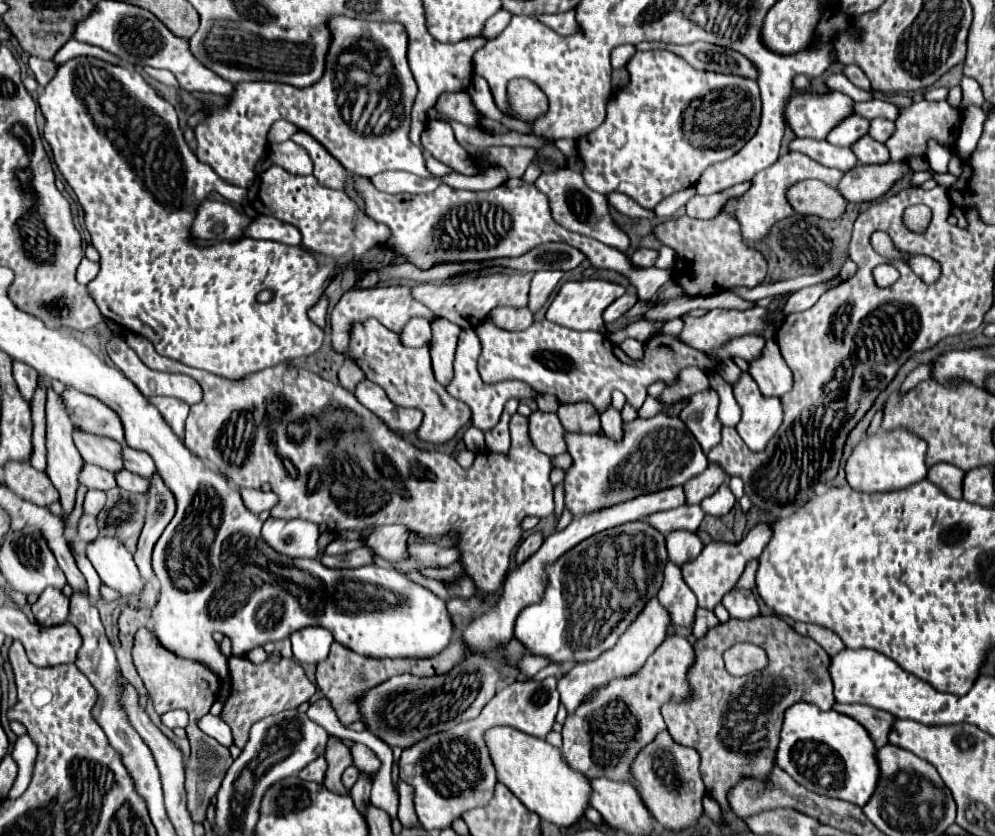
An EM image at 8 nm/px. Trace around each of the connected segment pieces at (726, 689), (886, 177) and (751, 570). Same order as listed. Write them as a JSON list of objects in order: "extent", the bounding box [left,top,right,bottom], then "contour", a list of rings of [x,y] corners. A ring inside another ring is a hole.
[{"extent":[661,615,835,811],"contour":[[[759,615],[749,621],[729,619],[727,623],[713,627],[705,639],[699,639],[695,649],[697,663],[693,663],[689,683],[693,683],[697,695],[693,695],[689,703],[667,703],[661,711],[671,737],[701,753],[701,773],[707,795],[711,795],[723,811],[731,811],[727,801],[729,789],[747,777],[765,781],[777,765],[777,745],[787,707],[799,701],[813,703],[823,711],[833,707],[835,695],[829,675],[831,657],[821,645],[795,633],[777,615]],[[741,641],[755,643],[767,651],[767,669],[745,677],[733,677],[725,669],[723,653]]]},{"extent":[839,163,915,203],"contour":[[[883,163],[883,165],[859,165],[845,173],[839,183],[841,195],[851,203],[877,201],[891,191],[891,187],[903,179],[911,177],[915,171],[907,163]]]},{"extent":[735,561,757,589],"contour":[[[751,561],[749,563],[749,567],[745,567],[745,571],[743,571],[743,575],[741,575],[741,579],[737,581],[737,585],[735,585],[735,589],[753,589],[755,587],[755,571],[757,571],[757,561]]]}]

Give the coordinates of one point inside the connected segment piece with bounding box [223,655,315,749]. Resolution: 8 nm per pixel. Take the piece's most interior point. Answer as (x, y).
(258, 690)

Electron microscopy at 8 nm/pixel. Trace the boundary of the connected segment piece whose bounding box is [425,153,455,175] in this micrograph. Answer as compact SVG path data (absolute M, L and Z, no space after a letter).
M425 153L425 159L427 159L427 165L429 165L429 169L431 169L433 175L451 175L451 173L455 173L449 165L439 163L439 161L437 161L435 157L431 157L429 153Z

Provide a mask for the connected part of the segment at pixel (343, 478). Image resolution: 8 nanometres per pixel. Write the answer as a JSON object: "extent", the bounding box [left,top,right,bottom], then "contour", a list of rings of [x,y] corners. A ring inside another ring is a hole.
{"extent":[125,332,567,619],"contour":[[[129,332],[125,340],[129,347],[137,353],[138,357],[147,365],[147,367],[151,367],[151,369],[155,369],[155,371],[167,371],[170,373],[187,373],[187,375],[191,375],[193,379],[197,379],[197,383],[201,383],[201,387],[203,387],[203,401],[201,403],[197,403],[197,405],[191,405],[191,413],[189,413],[189,417],[187,417],[187,425],[185,425],[185,445],[187,445],[187,449],[193,453],[193,455],[197,455],[197,457],[201,457],[207,465],[211,465],[215,471],[219,471],[221,475],[225,475],[227,479],[231,479],[233,483],[237,483],[239,487],[261,487],[263,483],[269,483],[271,485],[271,491],[279,497],[279,505],[275,505],[273,509],[271,509],[271,515],[273,517],[281,517],[281,519],[307,519],[307,521],[313,521],[313,523],[327,523],[329,525],[329,529],[331,531],[345,531],[345,529],[351,529],[351,531],[357,531],[357,533],[363,533],[363,531],[367,531],[367,529],[371,529],[371,527],[377,527],[377,525],[391,525],[391,523],[401,523],[401,525],[405,525],[409,531],[413,531],[413,533],[425,533],[425,535],[439,535],[439,533],[445,533],[445,531],[451,531],[451,529],[455,529],[455,531],[459,531],[461,533],[461,543],[459,543],[459,549],[461,549],[461,553],[463,553],[463,557],[461,557],[461,561],[463,561],[463,565],[465,565],[465,569],[467,569],[467,575],[471,575],[473,577],[473,581],[475,581],[475,585],[477,585],[477,593],[471,597],[471,599],[453,599],[453,601],[449,601],[447,603],[447,609],[449,609],[449,613],[451,615],[461,615],[463,619],[471,619],[473,615],[477,615],[479,613],[479,609],[481,609],[481,603],[483,603],[483,597],[485,597],[485,593],[493,593],[493,591],[497,591],[499,589],[499,585],[501,585],[501,581],[503,581],[503,577],[505,577],[505,573],[507,573],[507,567],[509,567],[509,559],[511,559],[511,551],[513,551],[513,547],[517,545],[517,541],[521,539],[521,533],[523,533],[523,529],[521,529],[521,521],[527,517],[527,515],[537,515],[537,517],[547,517],[547,515],[553,515],[553,511],[555,511],[555,503],[553,503],[553,483],[551,483],[551,479],[549,479],[549,473],[551,473],[551,469],[553,469],[553,463],[551,463],[551,457],[557,457],[557,455],[561,455],[561,453],[565,453],[567,451],[567,443],[565,443],[565,427],[561,425],[561,421],[555,417],[555,413],[533,413],[529,419],[527,417],[523,417],[523,415],[519,415],[519,413],[515,413],[513,417],[511,417],[511,423],[509,423],[509,429],[511,429],[511,449],[509,449],[509,453],[507,455],[499,455],[499,453],[479,453],[477,457],[475,457],[475,463],[469,467],[469,469],[463,469],[453,457],[449,457],[449,455],[445,455],[445,453],[427,453],[427,451],[419,451],[419,449],[415,449],[411,443],[407,443],[405,439],[399,439],[399,443],[397,443],[397,435],[393,433],[393,431],[389,431],[389,427],[377,417],[377,415],[373,415],[369,409],[365,409],[359,401],[357,401],[357,397],[353,395],[353,393],[349,393],[347,389],[343,389],[341,385],[333,385],[333,383],[329,383],[327,379],[321,379],[321,377],[317,377],[315,373],[309,373],[309,371],[299,371],[297,373],[297,379],[293,381],[293,383],[287,383],[285,379],[283,379],[283,375],[285,375],[285,371],[289,369],[289,365],[287,363],[283,363],[283,365],[277,365],[277,367],[269,367],[269,369],[265,369],[265,371],[257,371],[257,373],[251,373],[251,375],[247,375],[247,377],[243,377],[243,379],[235,379],[235,381],[231,381],[231,379],[225,379],[225,377],[221,377],[221,375],[211,375],[209,371],[203,371],[203,369],[193,369],[193,367],[187,367],[187,365],[183,365],[183,363],[177,363],[177,361],[173,359],[167,359],[167,357],[161,357],[155,349],[153,349],[153,343],[146,339],[145,337],[138,335],[133,332]],[[239,419],[243,419],[243,433],[241,433],[241,437],[231,437],[233,435],[233,429],[237,429],[235,427],[235,423],[239,421]]]}

